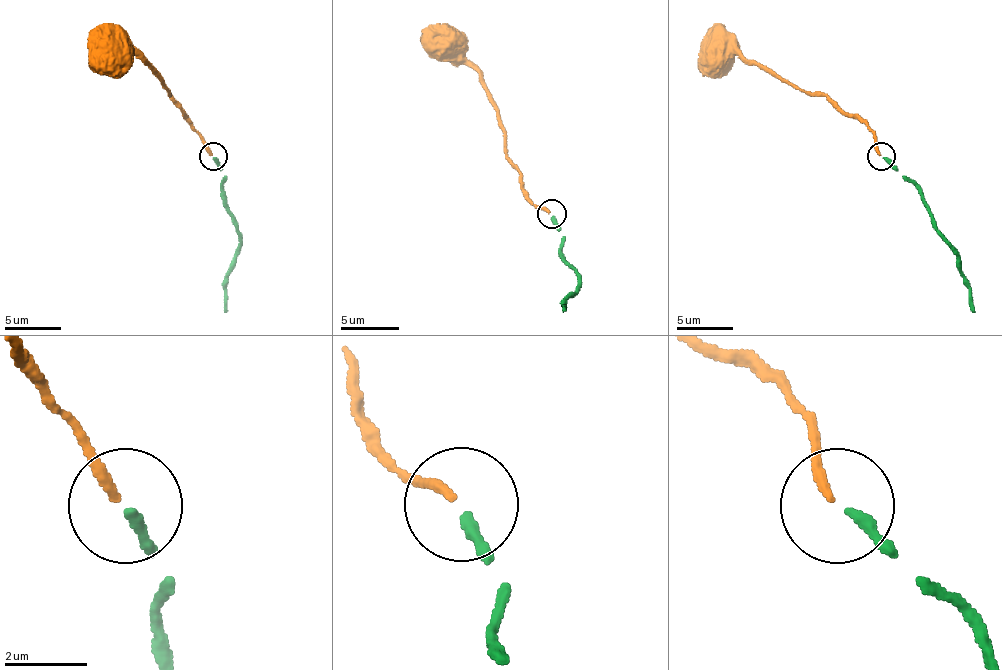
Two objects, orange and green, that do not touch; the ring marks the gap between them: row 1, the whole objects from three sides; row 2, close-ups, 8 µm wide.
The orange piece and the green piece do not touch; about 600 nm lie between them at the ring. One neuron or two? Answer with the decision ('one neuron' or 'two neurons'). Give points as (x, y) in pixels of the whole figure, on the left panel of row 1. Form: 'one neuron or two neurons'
one neuron

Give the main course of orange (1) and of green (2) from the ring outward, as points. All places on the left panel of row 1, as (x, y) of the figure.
1: (213, 154), (162, 81), (145, 64), (122, 44), (108, 52)
2: (213, 157), (224, 177), (238, 244), (235, 267), (227, 278), (224, 312)

